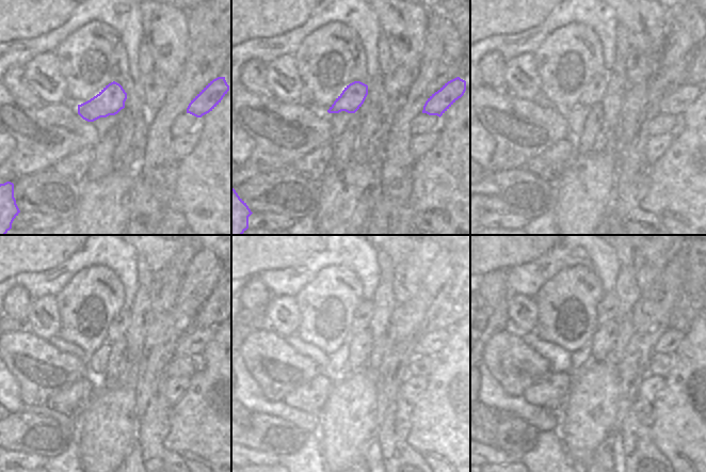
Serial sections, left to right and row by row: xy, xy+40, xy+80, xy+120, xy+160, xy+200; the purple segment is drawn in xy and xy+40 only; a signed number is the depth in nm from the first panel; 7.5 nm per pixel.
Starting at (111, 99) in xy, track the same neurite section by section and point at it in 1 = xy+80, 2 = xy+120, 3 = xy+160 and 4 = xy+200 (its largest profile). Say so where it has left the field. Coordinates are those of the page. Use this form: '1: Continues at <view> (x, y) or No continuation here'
1: Continues at xy+80 (593, 93)
2: Continues at xy+120 (119, 325)
3: Continues at xy+160 (360, 320)
4: Continues at xy+200 (602, 316)

